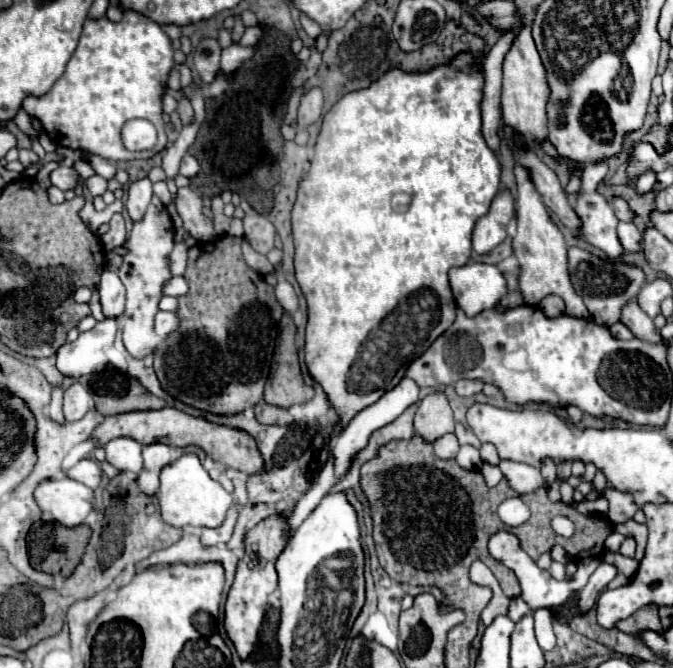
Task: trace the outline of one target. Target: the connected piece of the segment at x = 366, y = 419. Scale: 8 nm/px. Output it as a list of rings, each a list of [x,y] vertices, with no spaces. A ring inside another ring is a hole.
[[[405,377],[405,379],[401,379],[401,383],[399,383],[395,389],[387,391],[387,395],[383,395],[377,403],[373,403],[371,407],[365,407],[363,411],[359,411],[359,413],[351,419],[351,423],[347,423],[347,427],[341,431],[341,435],[337,437],[337,441],[331,443],[331,453],[333,453],[333,459],[335,459],[335,461],[333,461],[335,475],[345,475],[345,471],[349,469],[349,463],[351,463],[353,455],[367,445],[367,439],[369,439],[369,435],[371,435],[375,429],[379,429],[379,427],[383,427],[383,425],[395,421],[409,405],[413,405],[413,403],[417,403],[417,401],[419,401],[419,387],[417,387],[417,383],[415,383],[413,379]]]

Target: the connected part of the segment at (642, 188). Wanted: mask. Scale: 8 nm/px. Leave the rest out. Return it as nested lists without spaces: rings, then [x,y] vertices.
[[[645,173],[645,175],[641,175],[639,181],[635,183],[635,191],[637,191],[639,195],[645,195],[645,193],[649,193],[649,191],[653,189],[653,185],[655,185],[655,173]]]

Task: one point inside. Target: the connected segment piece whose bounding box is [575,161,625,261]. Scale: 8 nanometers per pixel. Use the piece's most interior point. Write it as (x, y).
(599, 228)

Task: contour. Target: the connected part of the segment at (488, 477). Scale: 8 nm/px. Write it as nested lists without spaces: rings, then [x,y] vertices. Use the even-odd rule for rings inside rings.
[[[483,463],[481,465],[481,473],[483,473],[483,477],[485,477],[485,481],[487,481],[489,487],[495,487],[503,479],[503,473],[499,471],[499,467],[491,465],[491,463]]]

